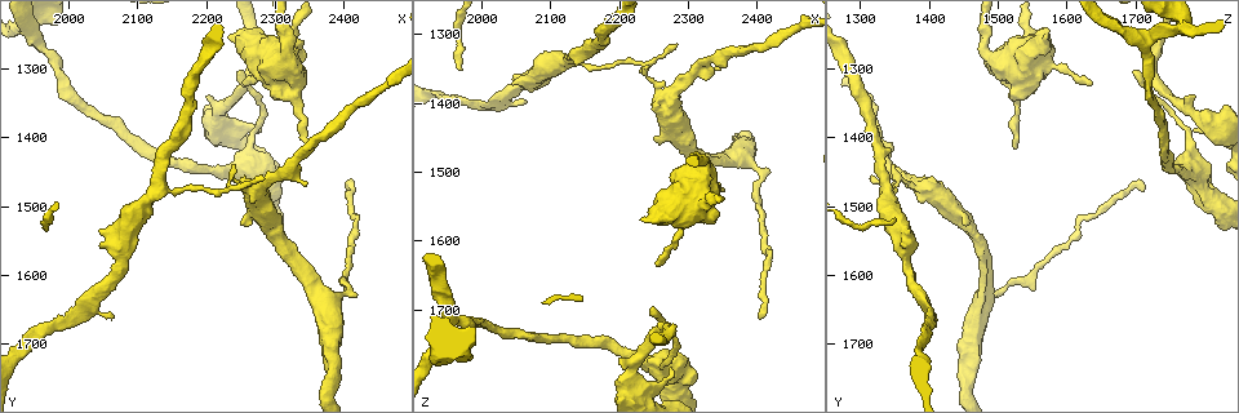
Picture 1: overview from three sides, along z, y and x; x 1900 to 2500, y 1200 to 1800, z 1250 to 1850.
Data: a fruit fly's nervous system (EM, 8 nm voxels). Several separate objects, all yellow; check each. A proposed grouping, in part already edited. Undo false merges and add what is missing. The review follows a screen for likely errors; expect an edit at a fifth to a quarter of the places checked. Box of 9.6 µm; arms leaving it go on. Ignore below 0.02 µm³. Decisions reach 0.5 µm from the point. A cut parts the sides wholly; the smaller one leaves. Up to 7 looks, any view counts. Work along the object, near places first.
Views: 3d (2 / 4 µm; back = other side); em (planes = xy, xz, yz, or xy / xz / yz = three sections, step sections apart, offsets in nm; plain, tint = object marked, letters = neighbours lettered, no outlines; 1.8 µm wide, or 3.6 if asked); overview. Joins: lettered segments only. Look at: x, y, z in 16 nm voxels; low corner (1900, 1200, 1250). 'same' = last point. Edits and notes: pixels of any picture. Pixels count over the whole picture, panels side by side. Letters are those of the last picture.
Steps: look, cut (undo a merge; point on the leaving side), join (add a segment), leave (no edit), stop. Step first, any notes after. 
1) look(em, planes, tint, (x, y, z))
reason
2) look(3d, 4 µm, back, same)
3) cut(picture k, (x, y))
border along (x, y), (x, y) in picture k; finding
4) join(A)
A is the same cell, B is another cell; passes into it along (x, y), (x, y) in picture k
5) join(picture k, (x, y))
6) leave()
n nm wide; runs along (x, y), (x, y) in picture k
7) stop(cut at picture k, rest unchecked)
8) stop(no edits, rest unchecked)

look(3d, 2 µm, (2315, 1255, 1480))

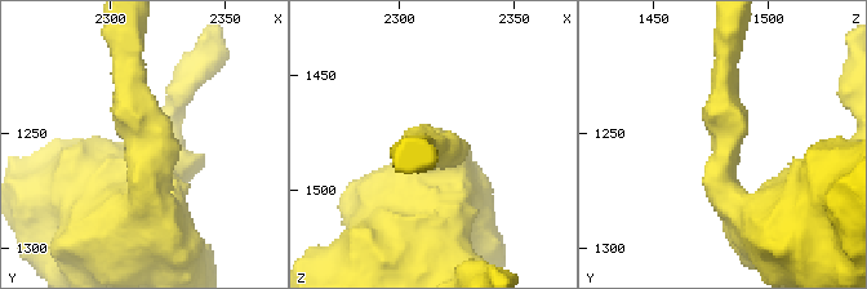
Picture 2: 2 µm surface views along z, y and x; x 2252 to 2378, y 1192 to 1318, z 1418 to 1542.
look(em, 3.6 µm, planes, letters, (2316, 1255, 1480))

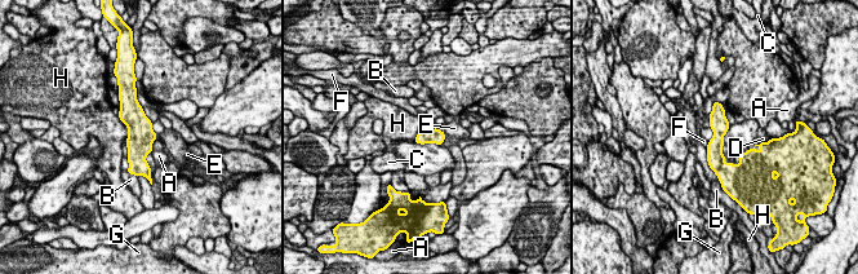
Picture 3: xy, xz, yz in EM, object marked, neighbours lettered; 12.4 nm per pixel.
leave()
A, B, C, D, E, F, G and H are other cells; continuous, no second cell

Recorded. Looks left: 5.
look(3d, 2 µm, (2350, 1415, 1520))
an open end

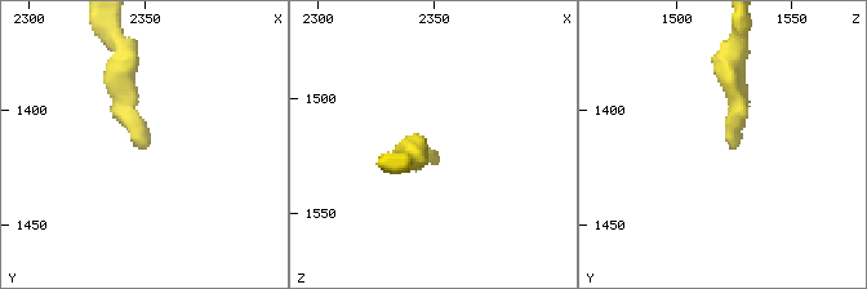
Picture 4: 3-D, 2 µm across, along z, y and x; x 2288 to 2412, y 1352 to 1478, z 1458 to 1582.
look(em, xy, step 4, letters, (2349, 1419, 1524))
shape alone is not enough

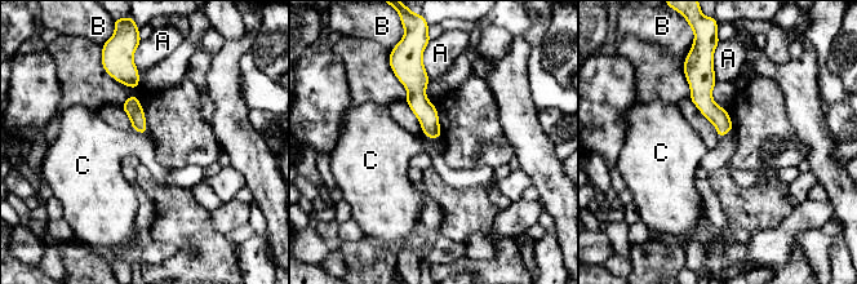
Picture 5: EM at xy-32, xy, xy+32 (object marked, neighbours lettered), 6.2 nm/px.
leave()
A, B and C are other cells; border along (131, 127), (146, 134) in picture 5; none of them fits

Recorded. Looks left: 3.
look(em, planes, letters, (2350, 1465, 1350))
free end

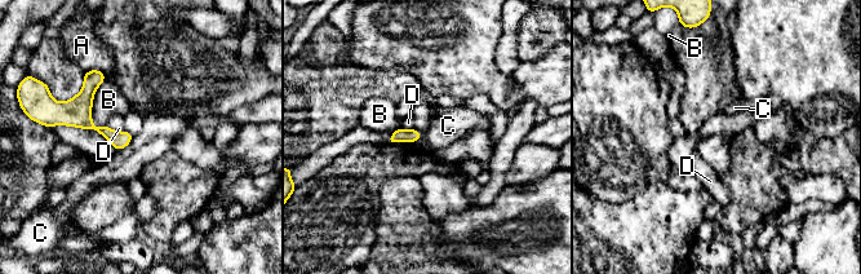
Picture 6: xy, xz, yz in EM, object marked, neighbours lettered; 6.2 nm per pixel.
leave()
A, B, C and D are other cells; runs along (89, 75), (85, 119), (119, 146) in picture 6; no lettered segment goes on from it

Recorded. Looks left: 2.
stop(no edits, rest unchecked)

